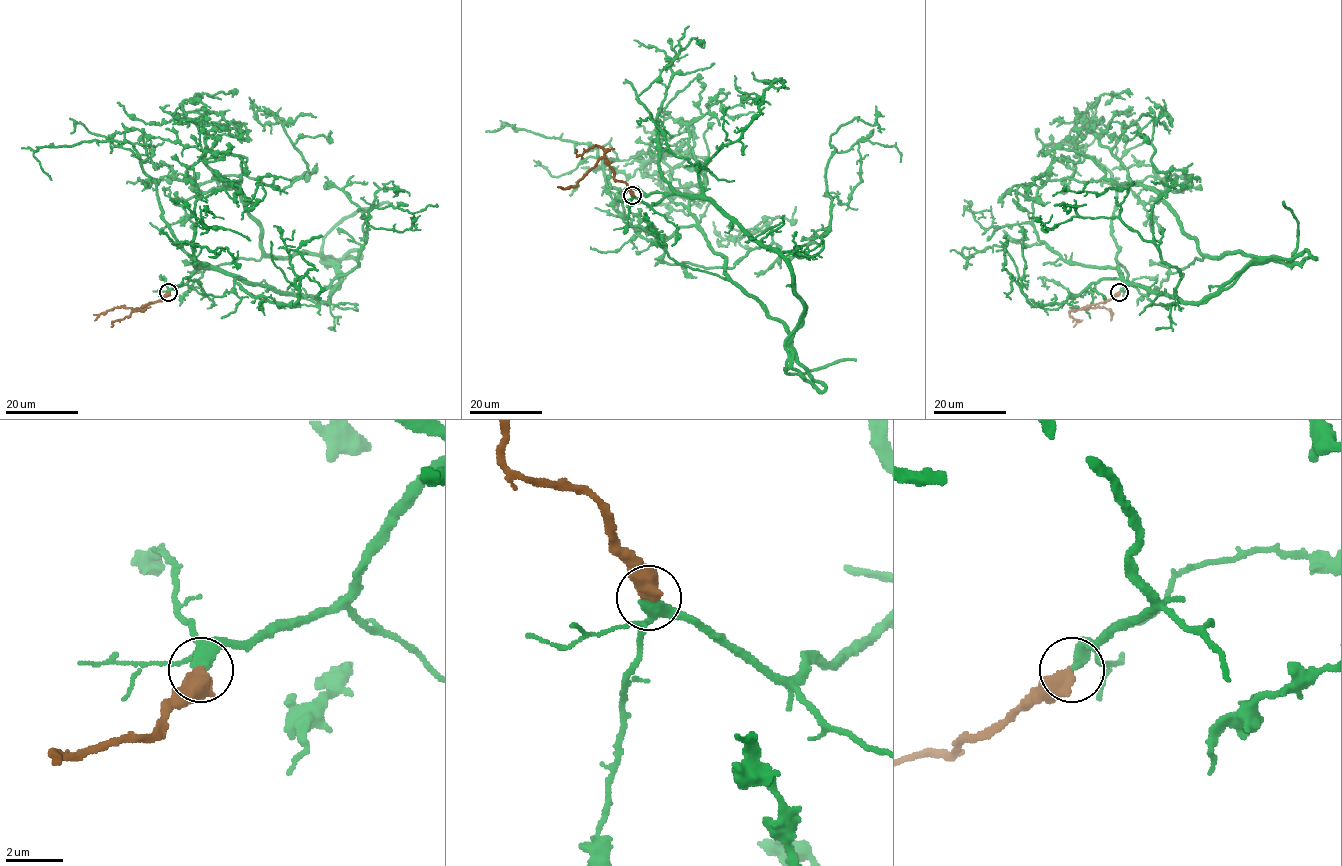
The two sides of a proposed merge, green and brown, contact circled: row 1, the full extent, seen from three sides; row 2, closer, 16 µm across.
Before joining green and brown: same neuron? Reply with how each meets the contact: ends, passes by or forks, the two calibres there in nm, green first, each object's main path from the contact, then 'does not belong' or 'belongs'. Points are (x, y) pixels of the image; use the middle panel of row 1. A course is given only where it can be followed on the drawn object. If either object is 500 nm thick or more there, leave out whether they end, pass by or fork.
280/600 nm | green via (632, 195), (673, 191), (656, 116), (696, 77), (705, 187), (663, 261), (732, 267), (771, 242), (713, 222) | brown via (632, 195), (625, 183), (614, 179), (613, 169), (603, 158), (575, 186), (564, 189), (558, 186) | belongs

